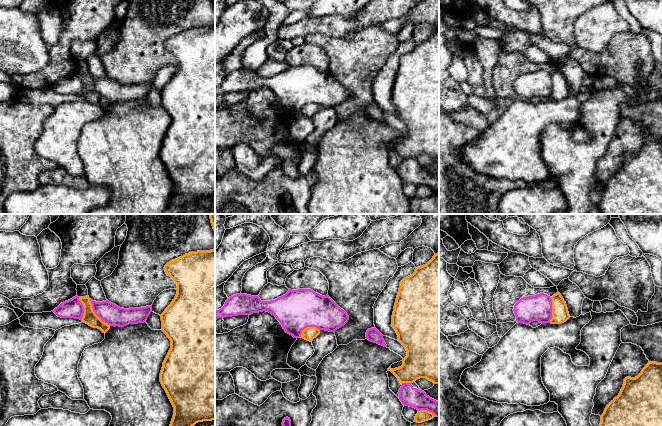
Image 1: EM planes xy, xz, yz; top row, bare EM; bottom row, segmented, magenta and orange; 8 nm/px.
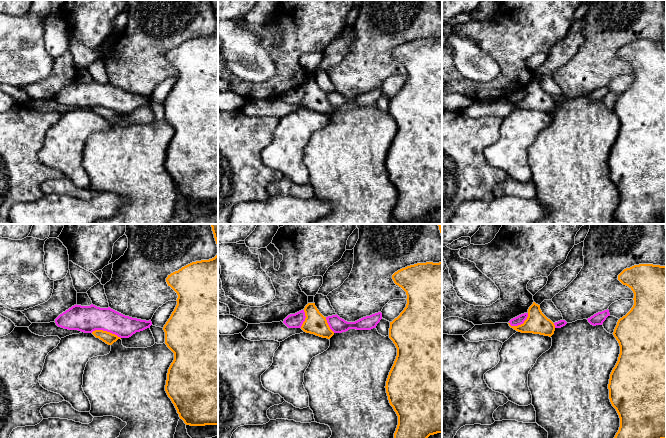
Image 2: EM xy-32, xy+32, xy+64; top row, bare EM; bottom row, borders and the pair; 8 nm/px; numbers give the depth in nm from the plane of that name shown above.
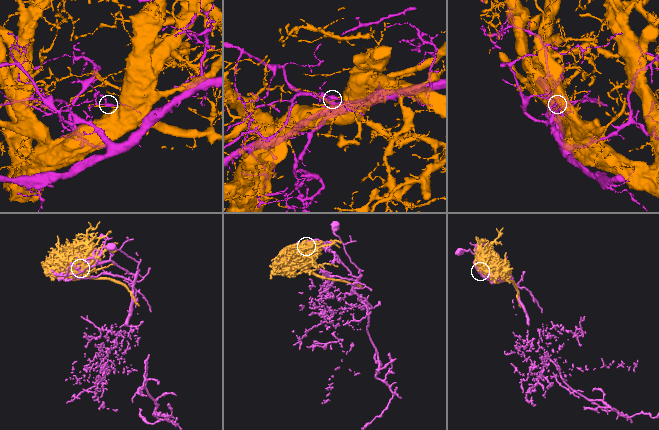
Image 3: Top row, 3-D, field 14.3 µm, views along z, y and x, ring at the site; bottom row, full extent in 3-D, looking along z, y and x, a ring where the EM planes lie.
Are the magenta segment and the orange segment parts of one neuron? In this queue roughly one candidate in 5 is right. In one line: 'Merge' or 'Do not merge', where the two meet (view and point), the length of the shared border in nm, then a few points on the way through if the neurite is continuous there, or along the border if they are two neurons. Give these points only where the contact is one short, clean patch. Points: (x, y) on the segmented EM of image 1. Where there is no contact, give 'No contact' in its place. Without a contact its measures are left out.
Do not merge. Touches magenta at xy (96, 314). Shared border 280 nm

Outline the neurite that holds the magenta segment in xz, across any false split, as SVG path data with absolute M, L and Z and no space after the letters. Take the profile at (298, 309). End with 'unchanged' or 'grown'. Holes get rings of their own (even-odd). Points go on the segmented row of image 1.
M289 289L285 295L272 301L236 294L229 297L221 309L215 310L215 320L263 311L274 315L285 332L294 338L300 338L307 327L335 332L349 320L348 314L328 295L322 296L311 289Z | unchanged

